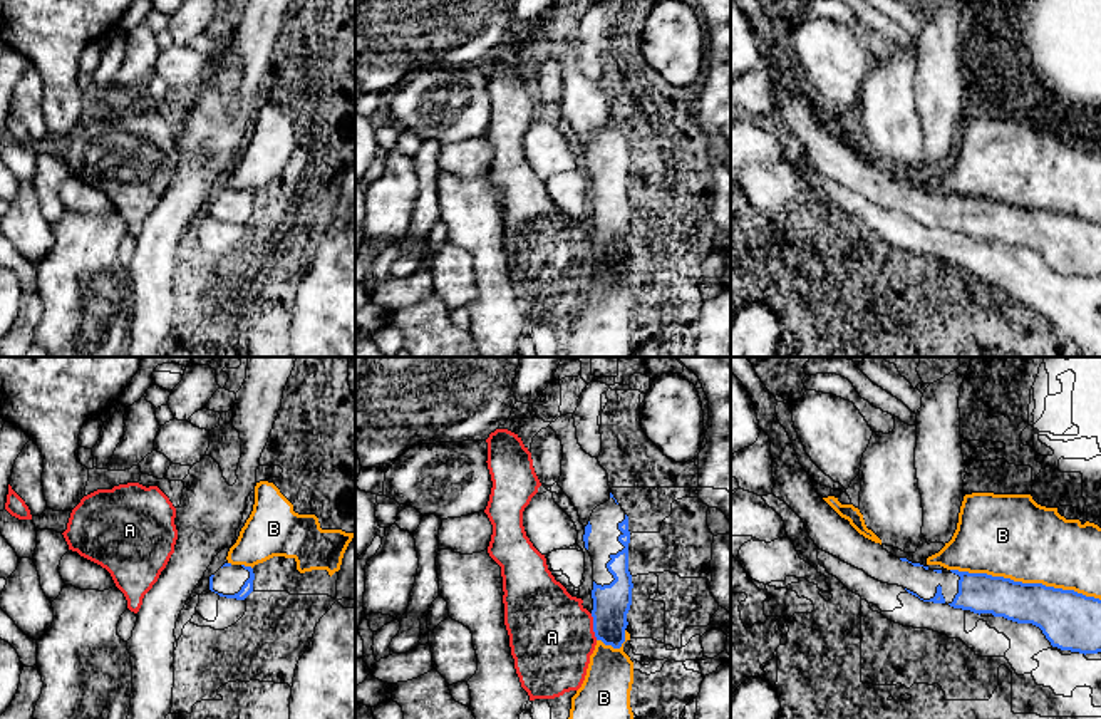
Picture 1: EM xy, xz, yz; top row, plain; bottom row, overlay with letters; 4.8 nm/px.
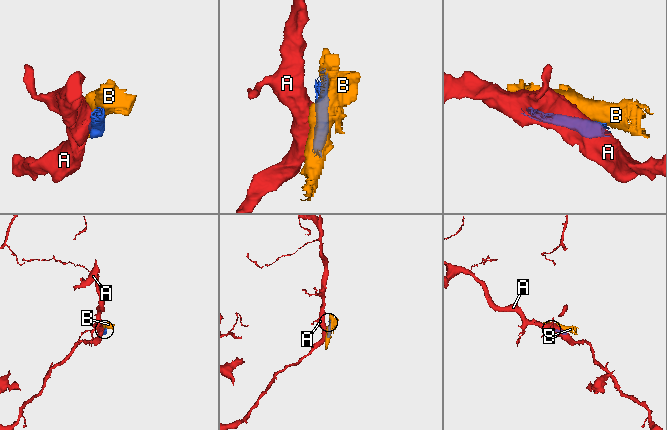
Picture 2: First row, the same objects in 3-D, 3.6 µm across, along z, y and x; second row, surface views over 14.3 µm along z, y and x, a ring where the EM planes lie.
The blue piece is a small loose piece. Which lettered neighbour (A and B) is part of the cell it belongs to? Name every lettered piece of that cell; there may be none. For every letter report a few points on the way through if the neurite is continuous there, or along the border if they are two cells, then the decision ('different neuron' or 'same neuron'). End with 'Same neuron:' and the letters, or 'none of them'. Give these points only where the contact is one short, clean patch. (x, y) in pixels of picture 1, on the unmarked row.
A: border along xz (590, 238), (597, 263); different neuron
B: different neuron
Same neuron: none of them

